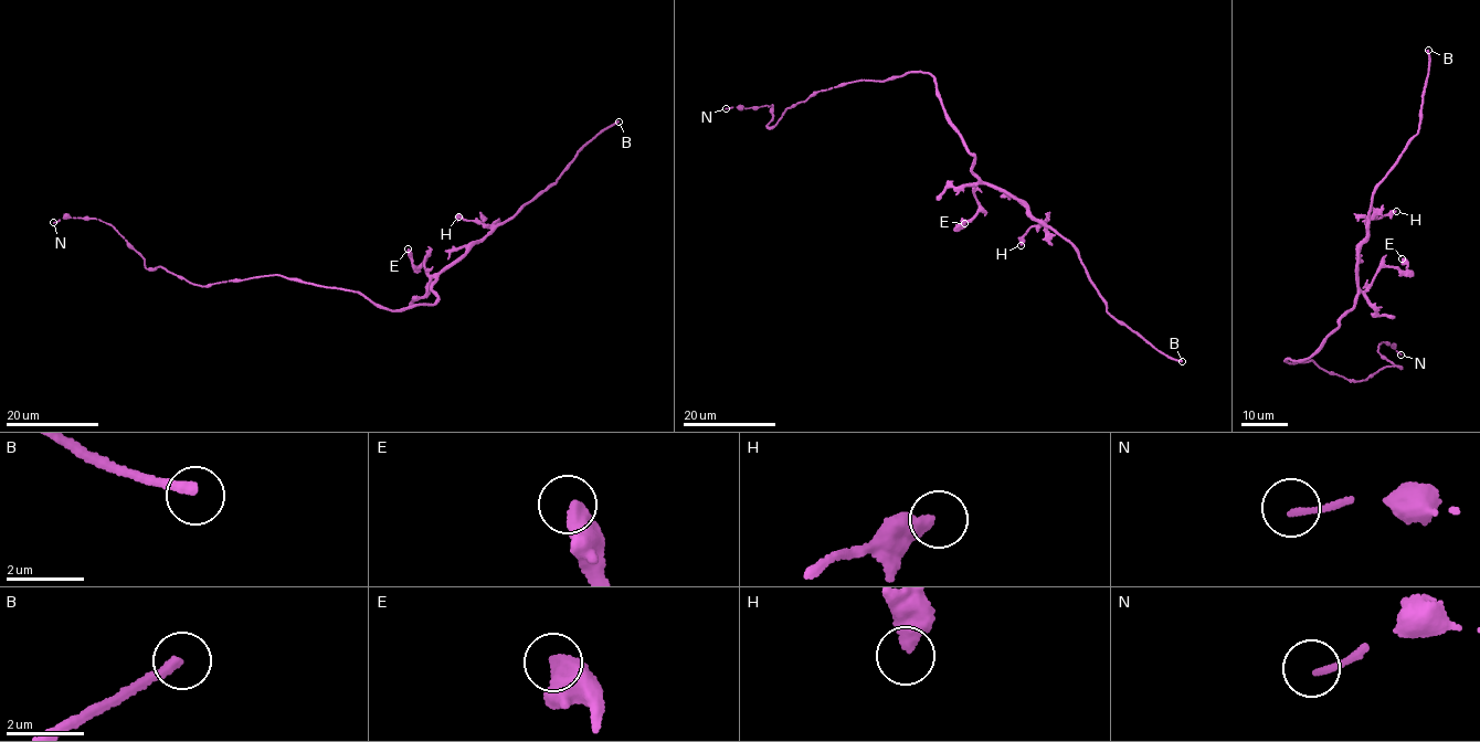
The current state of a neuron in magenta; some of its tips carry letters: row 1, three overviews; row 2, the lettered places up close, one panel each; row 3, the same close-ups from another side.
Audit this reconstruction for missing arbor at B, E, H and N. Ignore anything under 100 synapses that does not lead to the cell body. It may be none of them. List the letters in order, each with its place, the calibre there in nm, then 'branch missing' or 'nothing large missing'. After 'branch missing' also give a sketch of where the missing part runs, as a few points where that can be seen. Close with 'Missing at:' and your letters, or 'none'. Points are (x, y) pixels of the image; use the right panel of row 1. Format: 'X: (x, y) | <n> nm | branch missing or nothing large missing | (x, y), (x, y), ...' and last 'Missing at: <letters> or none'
B: (1428, 50) | 240 nm | branch missing
E: (1402, 258) | 550 nm | nothing large missing
H: (1396, 211) | 440 nm | nothing large missing
N: (1401, 354) | 150 nm | nothing large missing
Missing at: B

